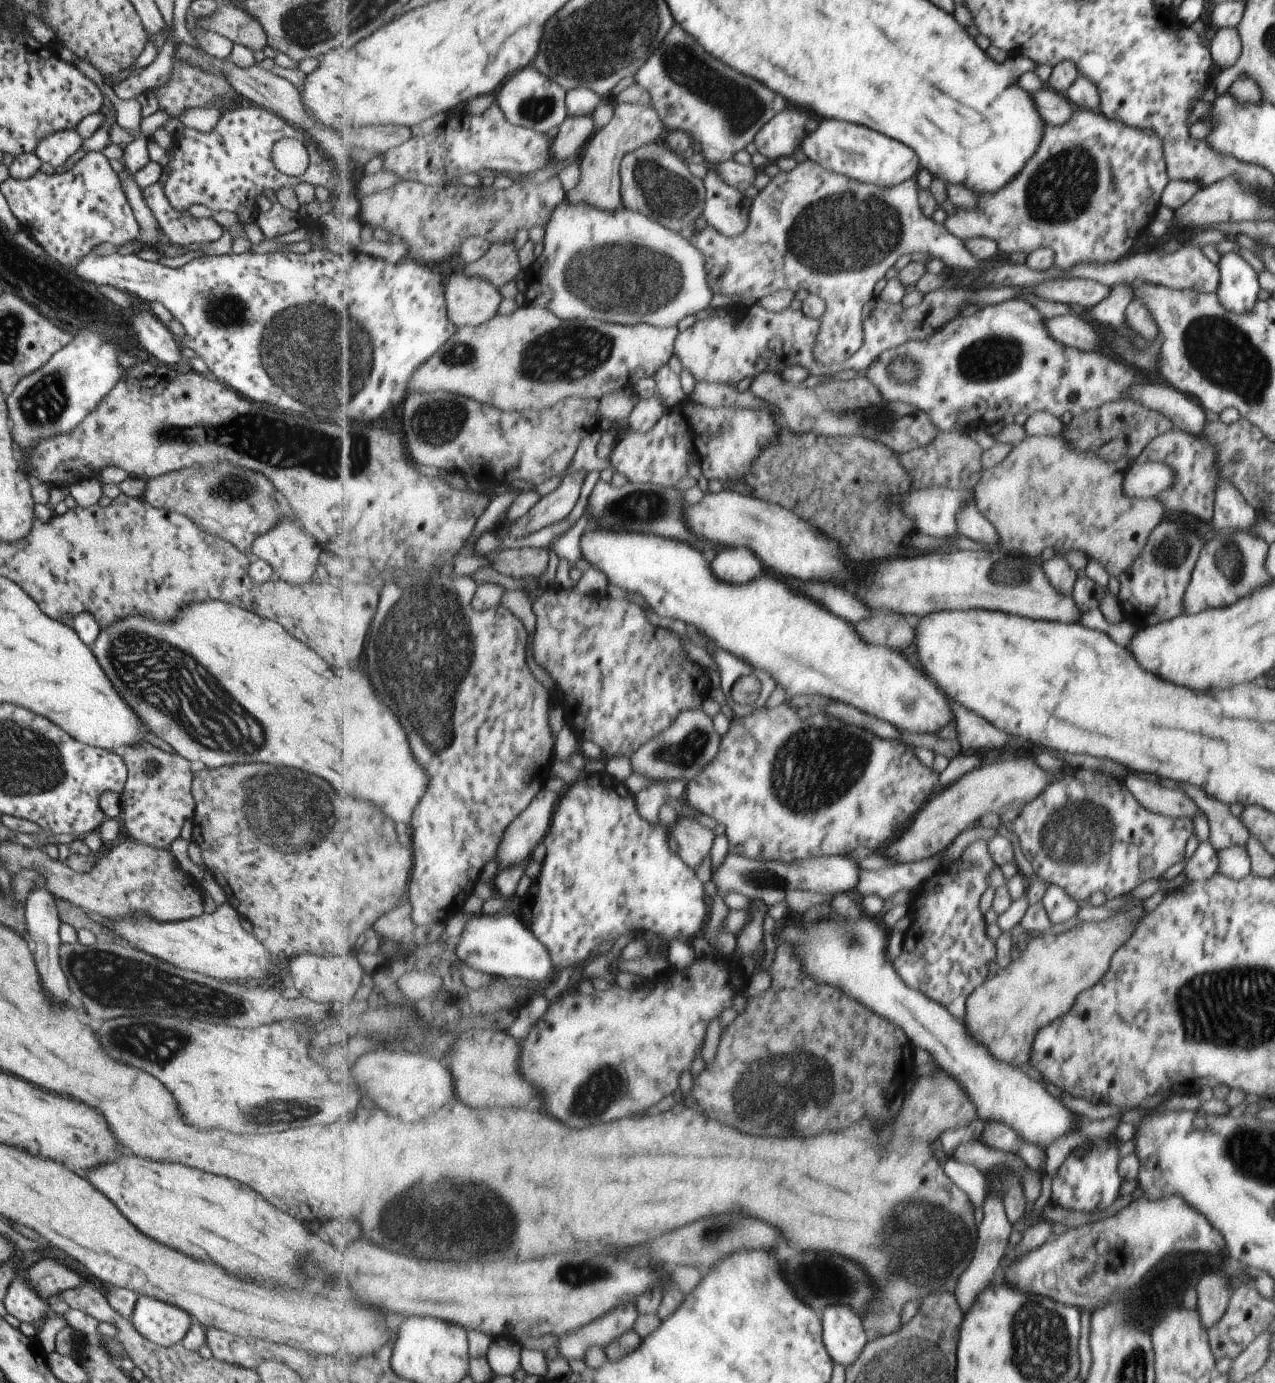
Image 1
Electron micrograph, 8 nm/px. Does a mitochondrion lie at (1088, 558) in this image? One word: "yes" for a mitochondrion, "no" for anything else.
no

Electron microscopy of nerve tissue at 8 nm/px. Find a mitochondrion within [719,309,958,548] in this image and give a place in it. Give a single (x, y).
(882, 420)

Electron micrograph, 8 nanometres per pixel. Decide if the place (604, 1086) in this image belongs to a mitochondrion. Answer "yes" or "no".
yes

